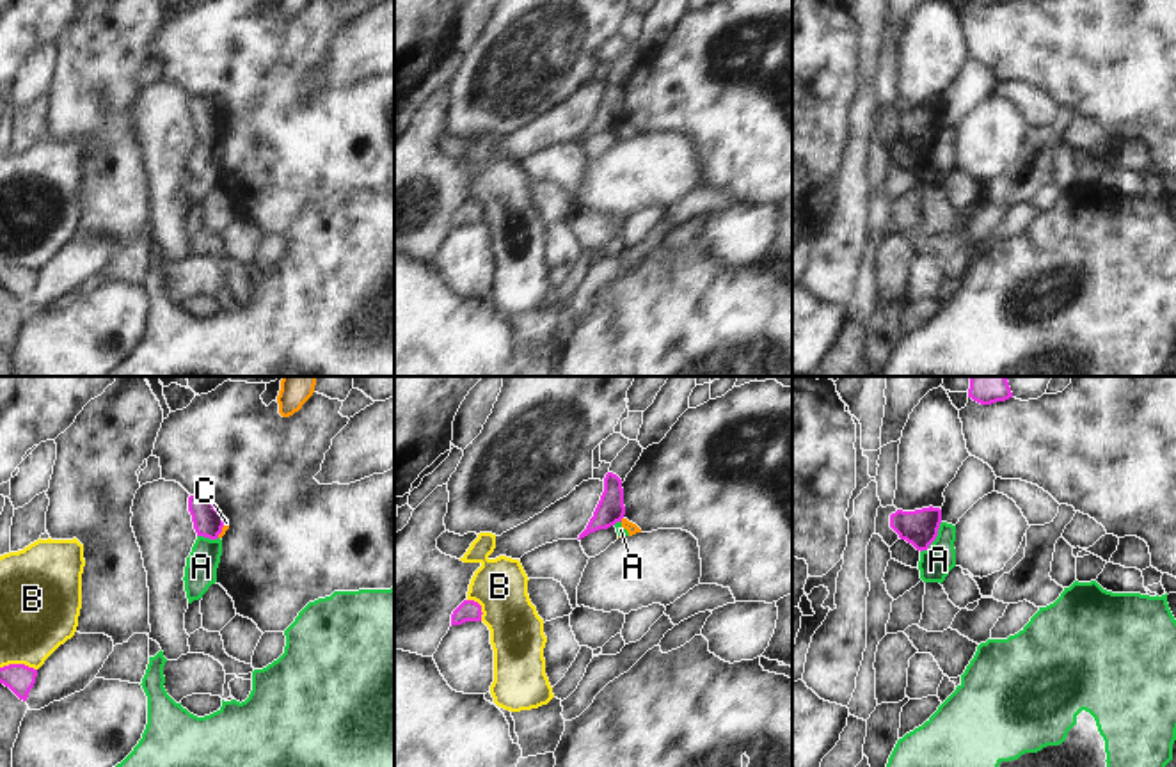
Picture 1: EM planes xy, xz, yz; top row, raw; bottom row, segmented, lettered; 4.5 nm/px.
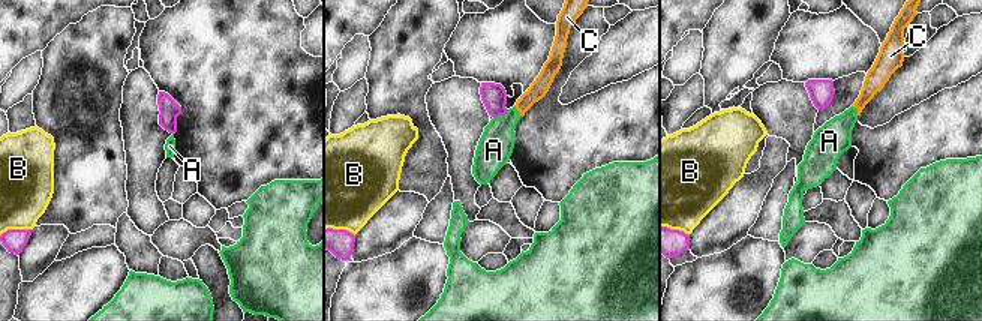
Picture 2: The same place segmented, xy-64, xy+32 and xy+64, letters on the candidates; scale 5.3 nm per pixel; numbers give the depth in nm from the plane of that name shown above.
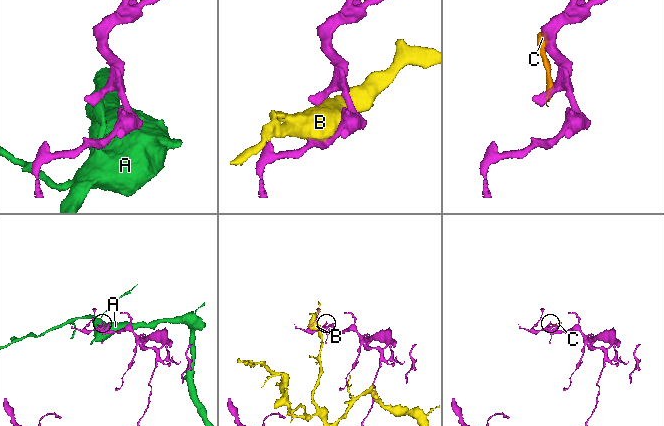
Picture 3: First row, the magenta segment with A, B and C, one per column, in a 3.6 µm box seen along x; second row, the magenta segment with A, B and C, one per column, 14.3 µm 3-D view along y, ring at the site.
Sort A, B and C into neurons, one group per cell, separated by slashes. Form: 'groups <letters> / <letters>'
groups A C / B

